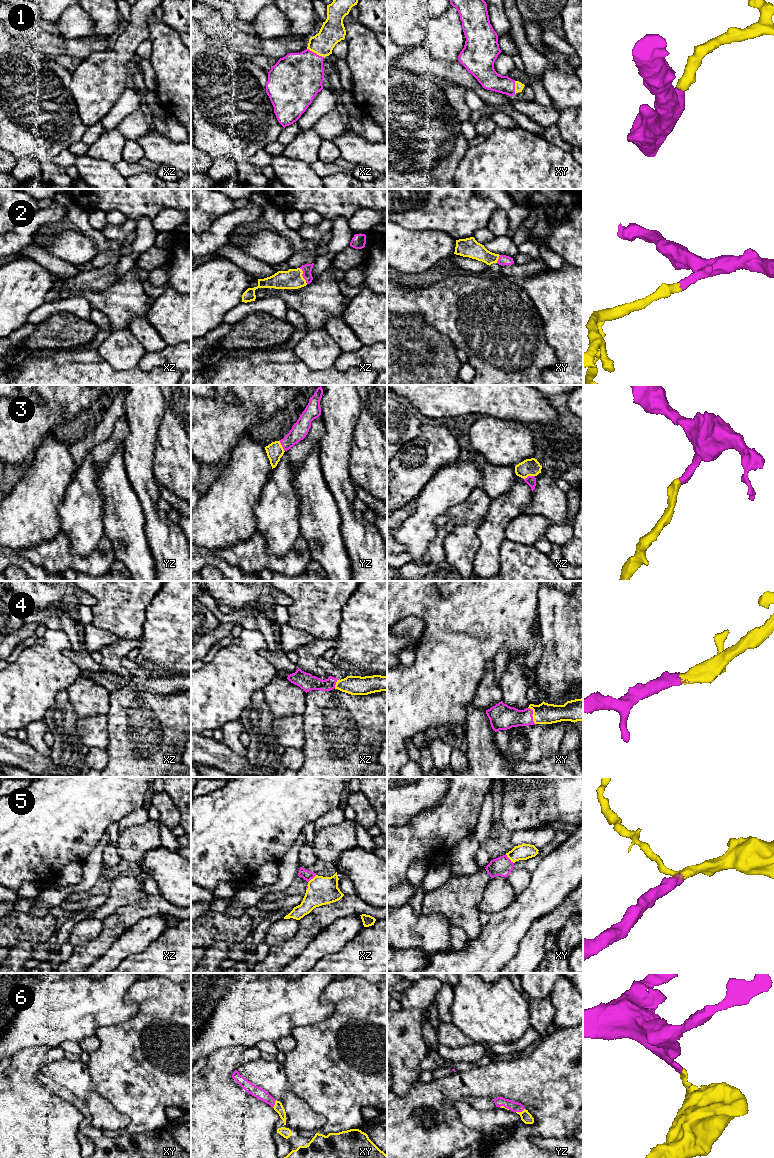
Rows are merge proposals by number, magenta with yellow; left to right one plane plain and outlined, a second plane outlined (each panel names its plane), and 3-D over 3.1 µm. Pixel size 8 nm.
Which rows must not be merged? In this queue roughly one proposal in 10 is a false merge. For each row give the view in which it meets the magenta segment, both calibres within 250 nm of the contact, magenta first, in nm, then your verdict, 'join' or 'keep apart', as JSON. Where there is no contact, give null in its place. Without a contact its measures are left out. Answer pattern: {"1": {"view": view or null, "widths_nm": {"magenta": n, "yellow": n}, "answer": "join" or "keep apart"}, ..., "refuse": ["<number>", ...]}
{"1": {"view": "xz", "widths_nm": {"magenta": 400, "yellow": 190}, "answer": "join"}, "2": {"view": "xz", "widths_nm": {"magenta": 80, "yellow": 160}, "answer": "join"}, "3": {"view": "xz", "widths_nm": {"magenta": 80, "yellow": 140}, "answer": "join"}, "4": {"view": "xy", "widths_nm": {"magenta": 200, "yellow": 170}, "answer": "join"}, "5": {"view": "xy", "widths_nm": {"magenta": 160, "yellow": 130}, "answer": "join"}, "6": {"view": "yz", "widths_nm": {"magenta": 80, "yellow": 90}, "answer": "join"}, "refuse": []}

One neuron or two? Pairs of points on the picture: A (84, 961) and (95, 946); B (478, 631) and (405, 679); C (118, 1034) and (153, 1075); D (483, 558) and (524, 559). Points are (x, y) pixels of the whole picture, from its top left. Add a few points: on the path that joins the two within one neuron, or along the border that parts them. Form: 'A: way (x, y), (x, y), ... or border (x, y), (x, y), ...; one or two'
A: way (84, 957), (91, 950); one
B: way (460, 648), (429, 679), (423, 679); one
C: way (122, 1044), (143, 1065); one
D: border (505, 538), (500, 546), (499, 570); two

